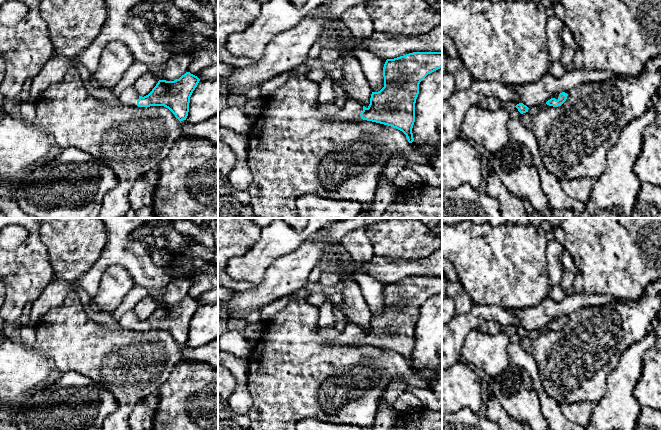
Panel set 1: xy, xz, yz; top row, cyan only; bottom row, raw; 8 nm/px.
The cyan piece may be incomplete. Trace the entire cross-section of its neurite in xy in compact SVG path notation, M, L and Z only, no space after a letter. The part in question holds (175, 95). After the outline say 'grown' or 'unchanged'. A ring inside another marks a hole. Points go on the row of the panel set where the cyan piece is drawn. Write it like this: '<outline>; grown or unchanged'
M186 72L174 81L159 80L152 91L144 97L140 96L133 86L129 86L117 98L120 103L129 106L164 106L179 121L183 121L188 116L190 97L199 81L197 76Z; grown

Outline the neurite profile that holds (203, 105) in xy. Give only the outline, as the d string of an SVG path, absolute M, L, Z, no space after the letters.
M218 78L200 80L190 97L186 121L197 124L218 115Z

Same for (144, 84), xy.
M145 73L140 76L133 84L133 88L139 96L148 95L158 83L158 79L153 73Z

